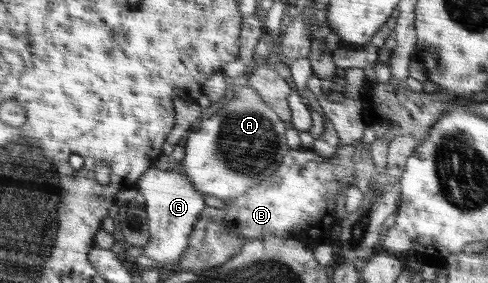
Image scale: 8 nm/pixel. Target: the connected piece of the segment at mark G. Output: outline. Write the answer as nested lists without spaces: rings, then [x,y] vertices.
[[[176,161],[171,169],[158,169],[153,165],[142,175],[136,188],[144,196],[143,202],[147,206],[147,217],[150,220],[151,238],[144,246],[143,255],[161,265],[177,263],[188,247],[195,222],[199,219],[201,211],[205,209],[203,195],[191,185],[181,163]]]

